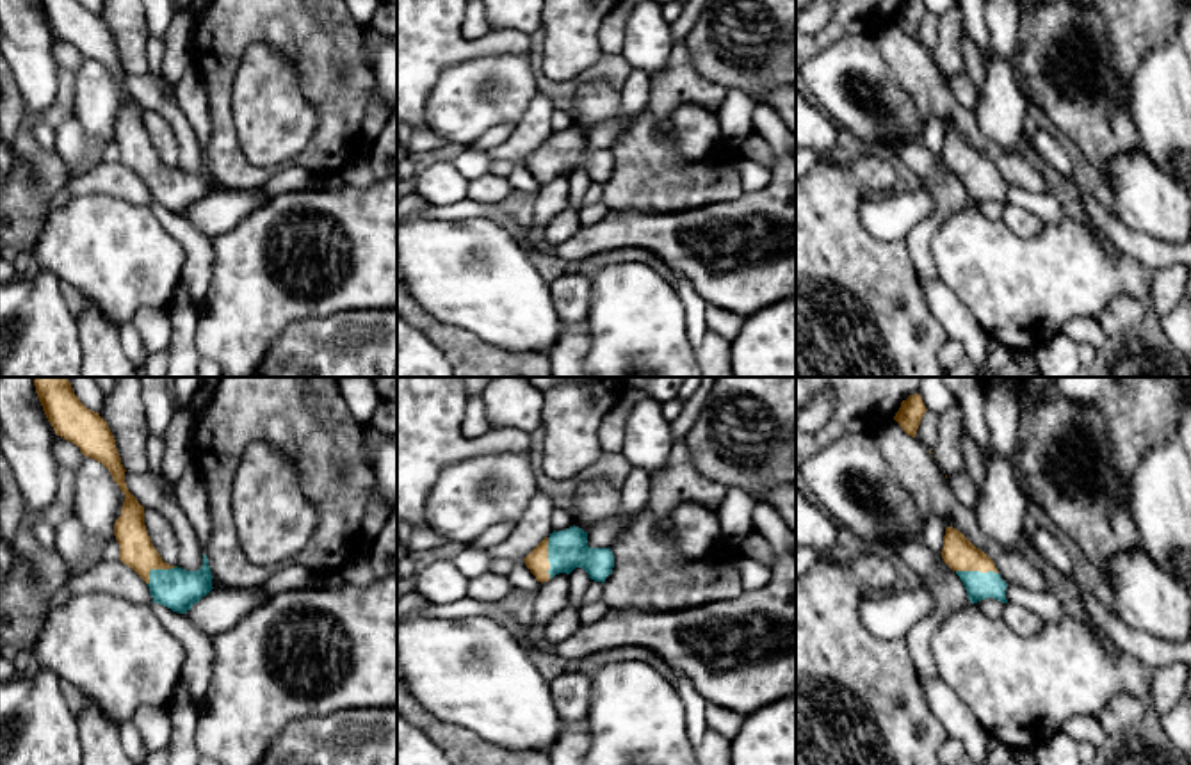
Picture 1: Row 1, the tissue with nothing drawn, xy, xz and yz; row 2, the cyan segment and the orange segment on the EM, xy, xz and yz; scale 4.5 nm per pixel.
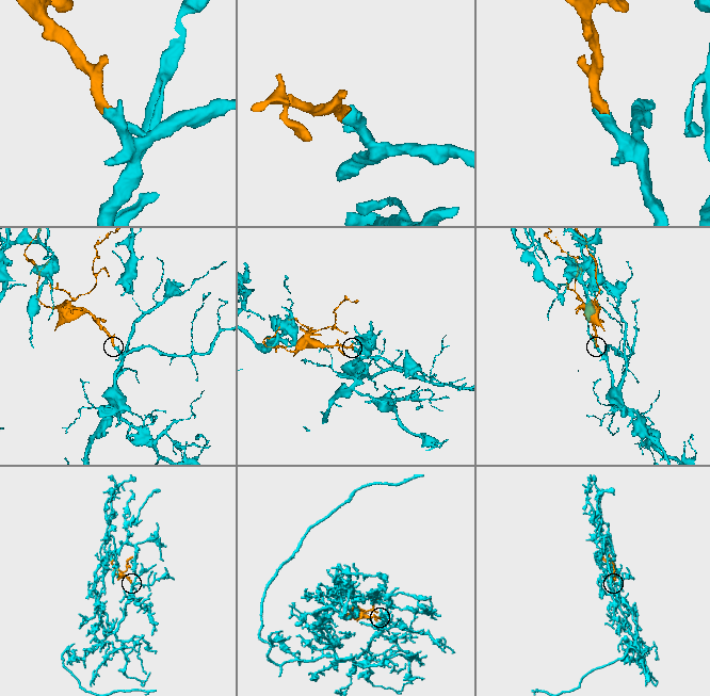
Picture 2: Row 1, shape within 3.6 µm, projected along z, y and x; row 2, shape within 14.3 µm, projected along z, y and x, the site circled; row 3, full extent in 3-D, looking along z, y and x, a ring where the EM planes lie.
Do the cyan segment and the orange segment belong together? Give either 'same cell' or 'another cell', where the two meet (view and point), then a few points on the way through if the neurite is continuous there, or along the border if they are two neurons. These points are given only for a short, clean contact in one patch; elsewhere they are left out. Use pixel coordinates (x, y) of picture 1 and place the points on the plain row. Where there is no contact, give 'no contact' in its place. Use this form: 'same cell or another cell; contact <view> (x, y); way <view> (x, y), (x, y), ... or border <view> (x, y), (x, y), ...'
same cell; contact yz (978, 173)

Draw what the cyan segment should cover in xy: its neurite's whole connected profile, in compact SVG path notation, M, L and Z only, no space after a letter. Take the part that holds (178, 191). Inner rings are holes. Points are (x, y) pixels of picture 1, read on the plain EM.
M39 0L39 4L55 36L77 46L85 59L101 64L123 93L121 117L114 125L119 162L148 185L153 205L180 215L190 212L214 190L207 157L203 155L203 167L198 173L164 164L148 137L144 109L126 89L126 71L107 23L78 0Z

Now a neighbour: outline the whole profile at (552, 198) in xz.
M559 174L543 183L536 194L534 219L529 226L529 238L522 244L525 251L541 253L539 242L545 238L548 222L568 206L568 176Z

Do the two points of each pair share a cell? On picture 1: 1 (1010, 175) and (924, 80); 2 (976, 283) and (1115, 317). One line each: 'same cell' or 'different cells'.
1: same cell
2: different cells

